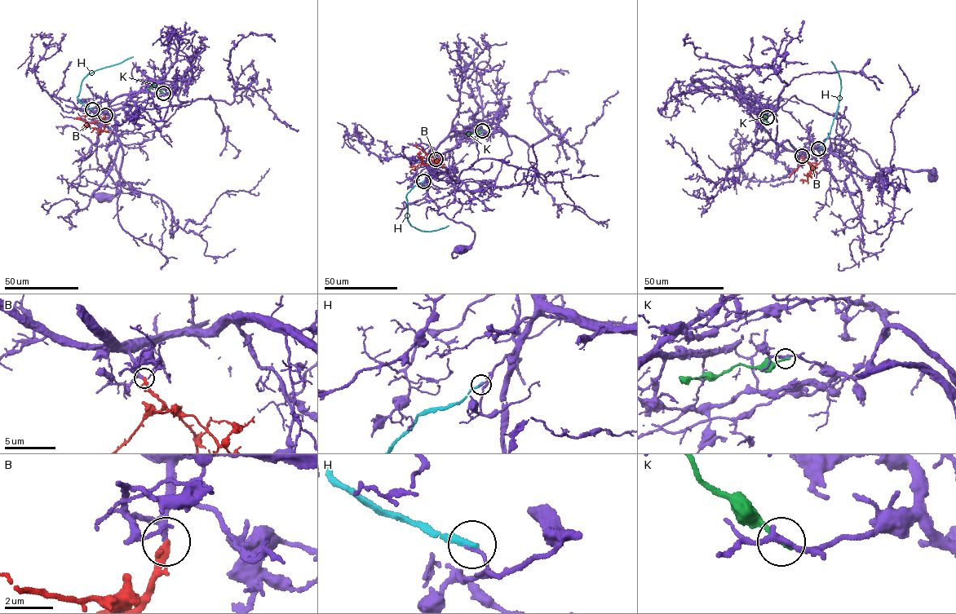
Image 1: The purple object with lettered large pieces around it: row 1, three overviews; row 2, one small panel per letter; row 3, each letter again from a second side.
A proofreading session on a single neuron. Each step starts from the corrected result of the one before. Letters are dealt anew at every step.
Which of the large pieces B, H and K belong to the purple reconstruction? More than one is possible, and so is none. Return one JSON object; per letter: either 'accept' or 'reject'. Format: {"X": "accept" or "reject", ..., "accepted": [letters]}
{"B": "accept", "H": "reject", "K": "reject", "accepted": ["B"]}

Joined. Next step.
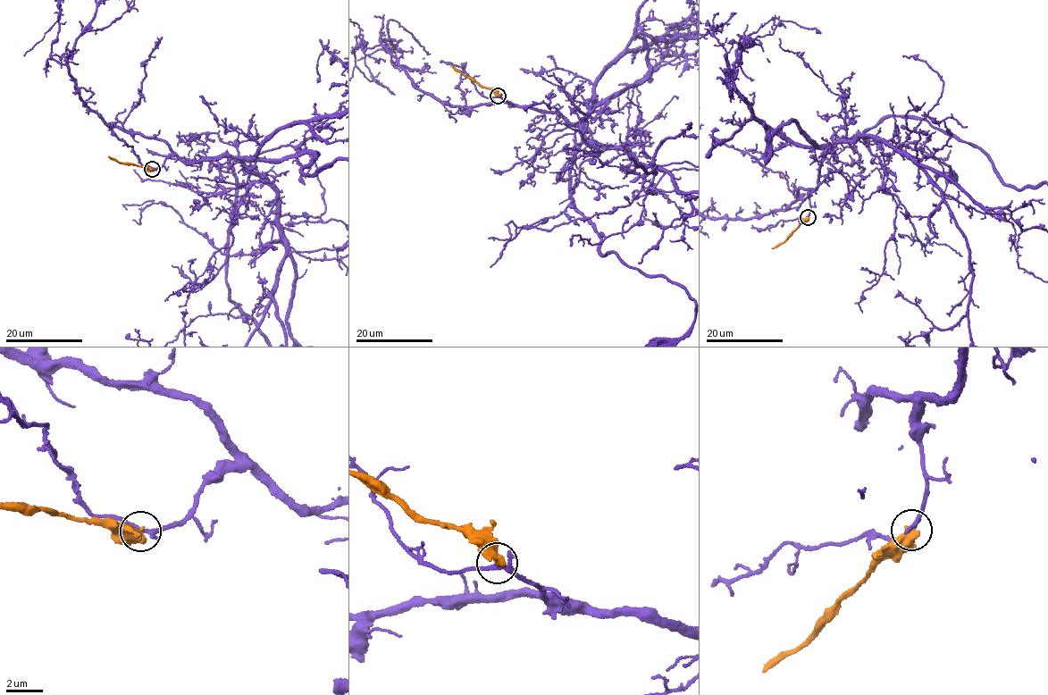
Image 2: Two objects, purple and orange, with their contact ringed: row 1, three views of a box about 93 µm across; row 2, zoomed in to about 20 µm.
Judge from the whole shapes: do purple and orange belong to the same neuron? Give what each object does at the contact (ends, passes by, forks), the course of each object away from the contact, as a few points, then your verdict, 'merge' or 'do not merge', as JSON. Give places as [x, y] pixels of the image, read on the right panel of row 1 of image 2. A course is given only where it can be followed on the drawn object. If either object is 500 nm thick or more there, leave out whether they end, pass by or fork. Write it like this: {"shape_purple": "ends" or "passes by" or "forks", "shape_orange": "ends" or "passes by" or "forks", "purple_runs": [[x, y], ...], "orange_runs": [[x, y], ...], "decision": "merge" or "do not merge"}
{"orange_runs": [[808, 217], [787, 240], [772, 247]], "decision": "do not merge"}

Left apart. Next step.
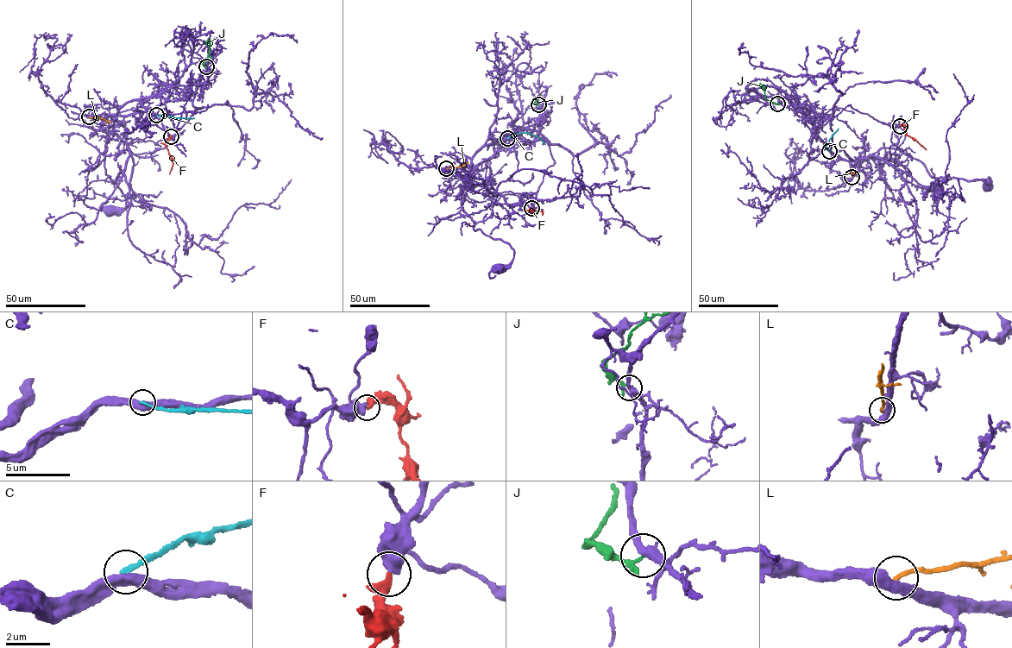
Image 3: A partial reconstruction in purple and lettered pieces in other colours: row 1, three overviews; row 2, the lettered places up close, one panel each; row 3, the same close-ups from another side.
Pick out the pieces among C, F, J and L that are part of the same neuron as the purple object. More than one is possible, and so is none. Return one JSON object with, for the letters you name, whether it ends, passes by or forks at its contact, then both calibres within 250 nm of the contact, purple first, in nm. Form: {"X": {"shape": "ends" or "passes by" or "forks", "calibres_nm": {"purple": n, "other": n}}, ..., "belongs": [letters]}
{"F": {"shape": "ends", "calibres_nm": {"purple": 650, "other": 420}}, "belongs": ["F"]}

